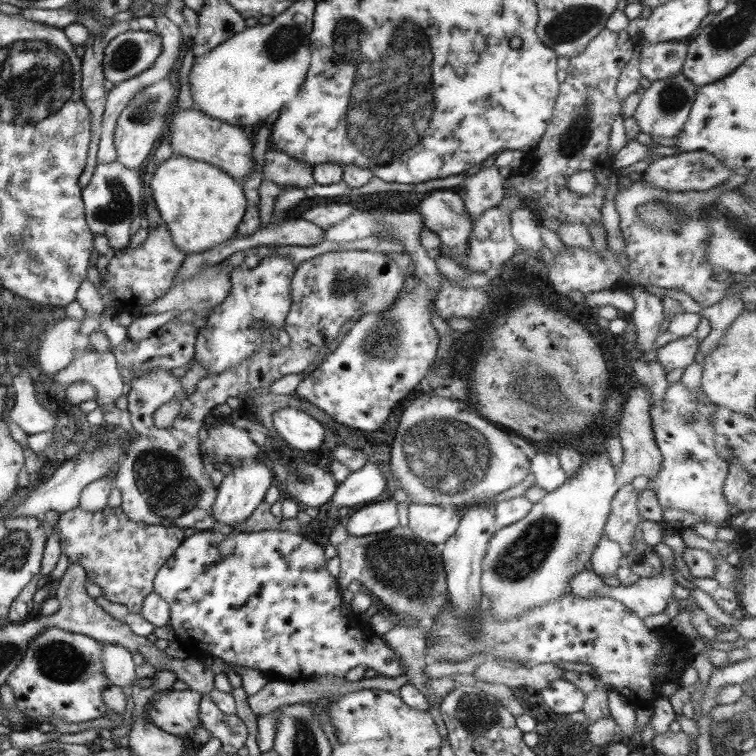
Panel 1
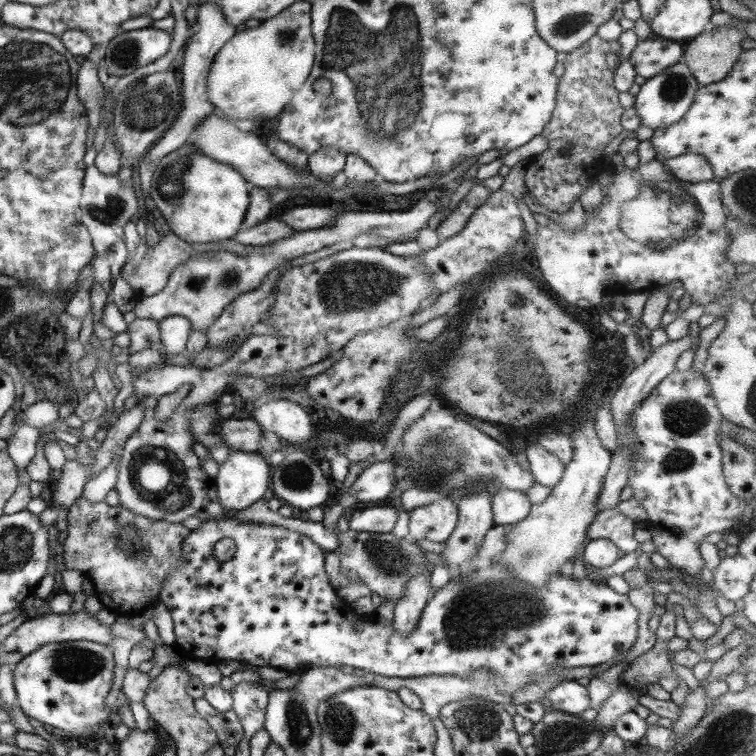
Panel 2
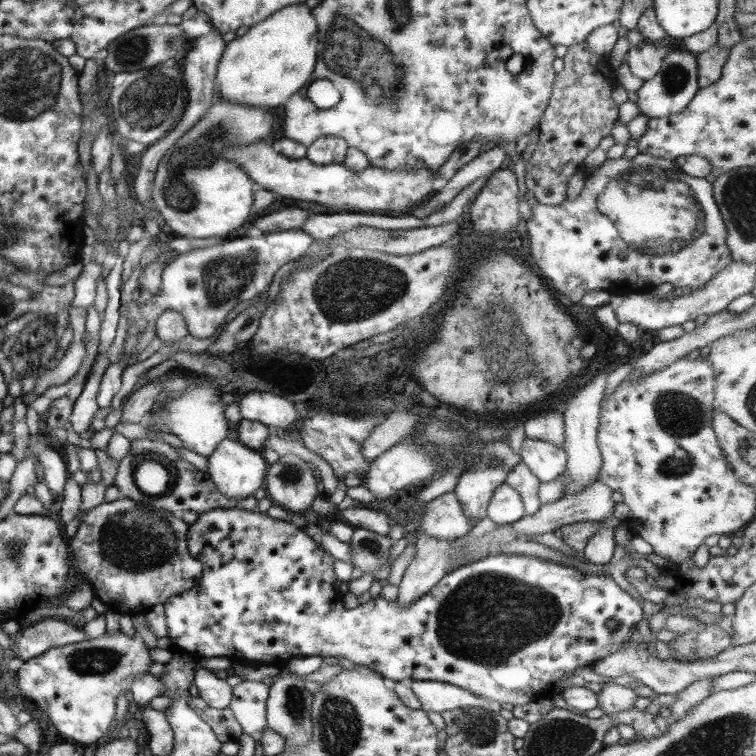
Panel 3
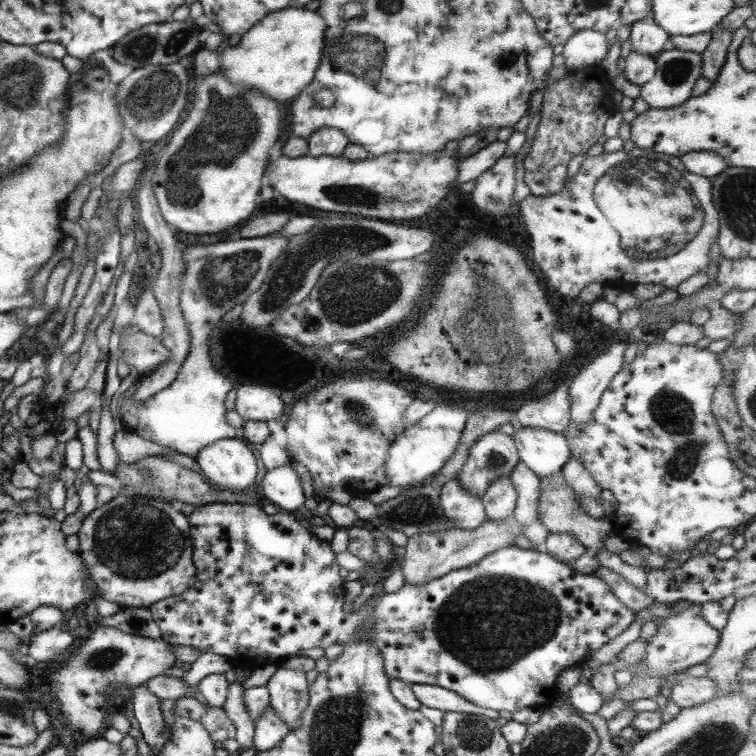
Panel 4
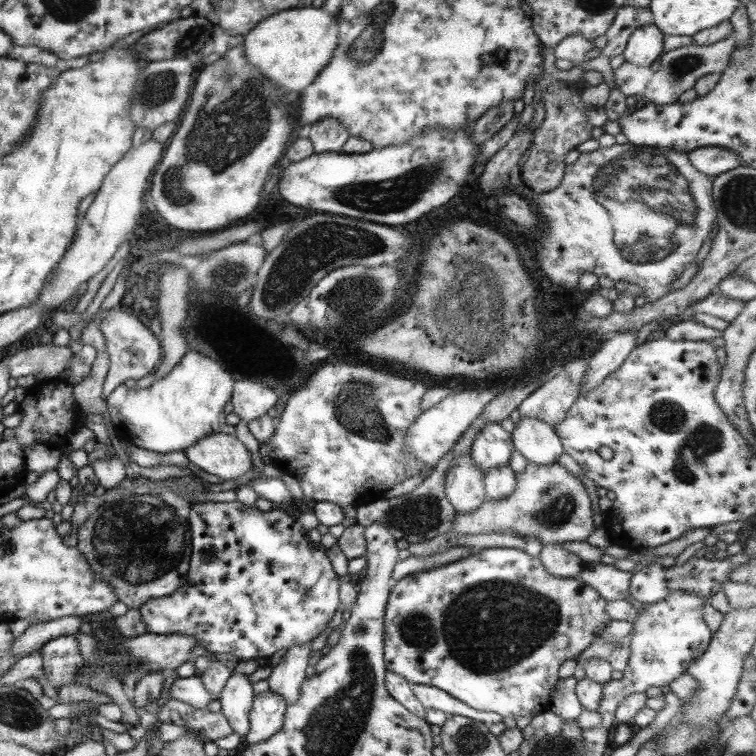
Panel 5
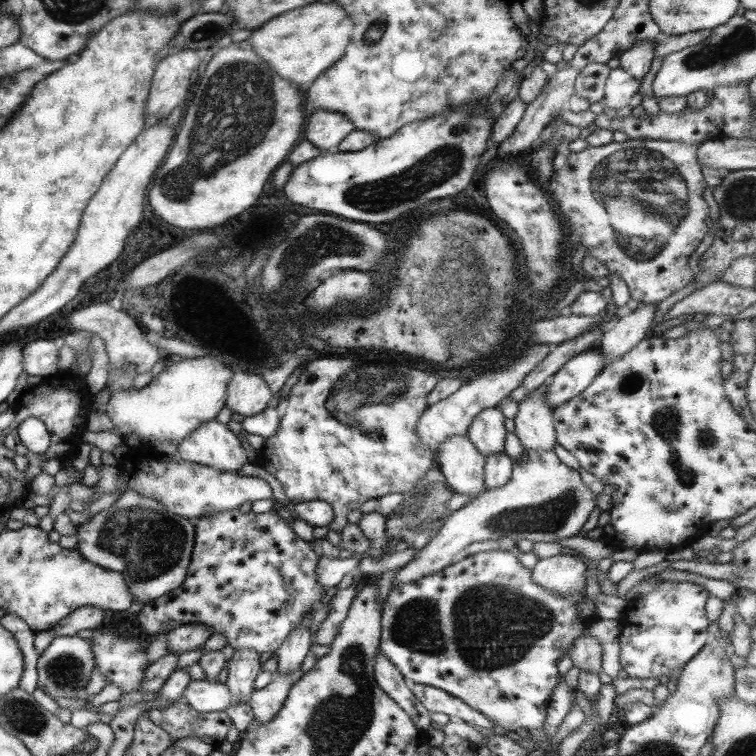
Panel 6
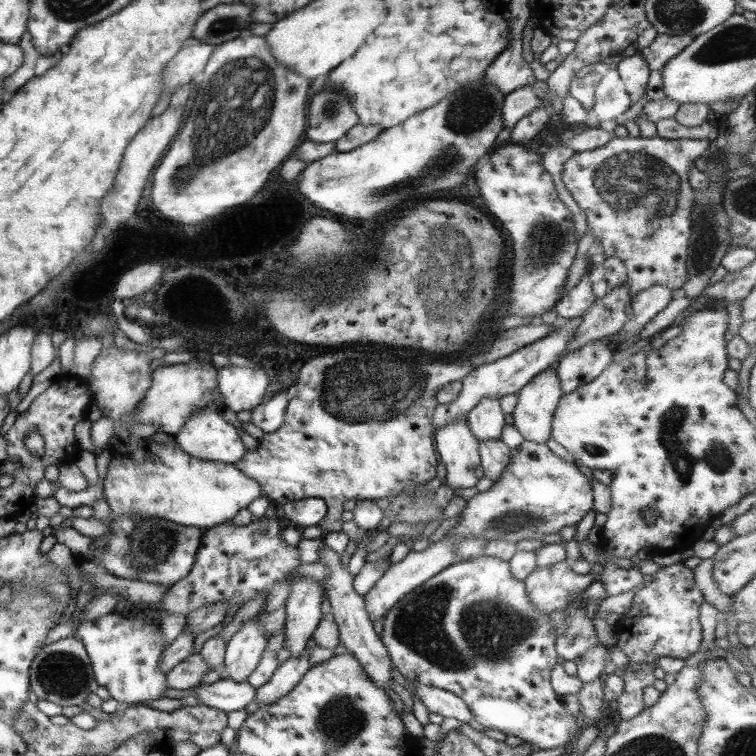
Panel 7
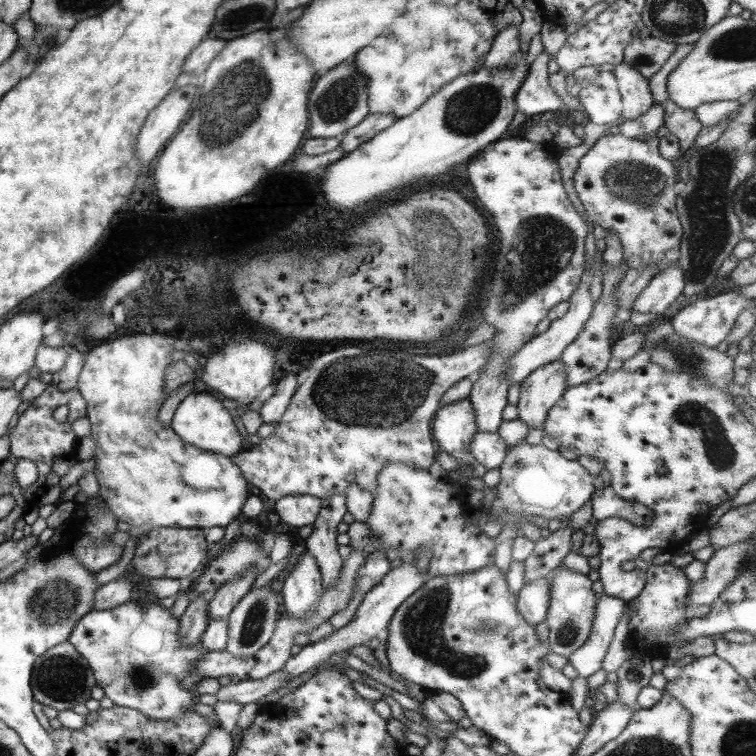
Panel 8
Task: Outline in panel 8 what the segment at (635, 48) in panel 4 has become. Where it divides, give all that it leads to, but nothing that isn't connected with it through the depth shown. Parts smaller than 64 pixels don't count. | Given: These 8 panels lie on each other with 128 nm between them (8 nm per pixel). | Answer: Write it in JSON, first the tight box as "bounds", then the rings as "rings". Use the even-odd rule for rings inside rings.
{"bounds":[612,62,655,120],"rings":[[[621,62],[614,66],[612,74],[620,94],[622,120],[633,120],[641,116],[655,103],[648,87],[648,79],[643,78],[635,69]]]}

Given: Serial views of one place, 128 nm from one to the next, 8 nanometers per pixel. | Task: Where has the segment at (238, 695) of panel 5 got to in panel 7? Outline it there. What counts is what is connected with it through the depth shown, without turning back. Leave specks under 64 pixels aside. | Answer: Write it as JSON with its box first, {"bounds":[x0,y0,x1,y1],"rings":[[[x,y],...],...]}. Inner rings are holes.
{"bounds":[222,615,264,682],"rings":[[[254,615],[243,620],[239,630],[225,643],[222,665],[227,669],[229,679],[235,682],[246,681],[264,651],[264,633],[258,625],[258,616]]]}

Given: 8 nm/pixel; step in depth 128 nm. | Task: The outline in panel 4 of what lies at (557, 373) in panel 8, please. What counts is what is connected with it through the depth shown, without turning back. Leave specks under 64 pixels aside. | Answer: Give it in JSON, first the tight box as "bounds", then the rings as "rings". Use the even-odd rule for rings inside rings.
{"bounds":[511,427,570,477],"rings":[[[520,427],[511,437],[518,458],[537,477],[560,471],[570,457],[567,441],[561,433],[544,428]]]}

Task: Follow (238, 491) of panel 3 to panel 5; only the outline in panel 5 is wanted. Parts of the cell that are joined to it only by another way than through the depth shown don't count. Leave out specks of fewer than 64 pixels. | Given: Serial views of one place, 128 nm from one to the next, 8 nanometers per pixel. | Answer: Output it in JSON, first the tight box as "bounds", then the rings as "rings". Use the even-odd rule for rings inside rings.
{"bounds":[182,431,251,481],"rings":[[[213,431],[182,450],[196,471],[216,481],[235,479],[251,468],[243,444],[223,431]]]}

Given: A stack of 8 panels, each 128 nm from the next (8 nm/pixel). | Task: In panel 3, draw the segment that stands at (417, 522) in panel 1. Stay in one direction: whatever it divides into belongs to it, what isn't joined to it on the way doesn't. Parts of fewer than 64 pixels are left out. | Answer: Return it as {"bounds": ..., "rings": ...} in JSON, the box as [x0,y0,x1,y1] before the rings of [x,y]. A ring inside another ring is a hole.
{"bounds":[421,491,474,539],"rings":[[[454,491],[430,500],[421,515],[421,532],[433,538],[455,539],[465,536],[474,524],[465,516]]]}

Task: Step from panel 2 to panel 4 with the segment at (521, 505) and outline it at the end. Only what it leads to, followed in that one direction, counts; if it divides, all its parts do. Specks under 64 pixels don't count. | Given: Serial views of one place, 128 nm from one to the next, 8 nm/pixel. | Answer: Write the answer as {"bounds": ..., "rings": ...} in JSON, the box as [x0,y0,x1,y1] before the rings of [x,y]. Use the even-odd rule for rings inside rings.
{"bounds":[481,475,516,521],"rings":[[[501,475],[490,482],[484,490],[481,502],[486,518],[502,521],[512,516],[516,503],[516,490],[507,475]]]}

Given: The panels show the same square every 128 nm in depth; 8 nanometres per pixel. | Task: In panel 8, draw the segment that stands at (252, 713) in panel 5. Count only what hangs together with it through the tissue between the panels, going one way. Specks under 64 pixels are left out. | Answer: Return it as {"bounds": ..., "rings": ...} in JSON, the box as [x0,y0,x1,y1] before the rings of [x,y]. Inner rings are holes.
{"bounds":[280,562,426,687],"rings":[[[403,562],[399,567],[391,567],[384,577],[380,578],[379,582],[372,586],[368,592],[365,592],[354,615],[344,627],[333,631],[324,639],[303,645],[296,655],[286,660],[283,668],[281,668],[286,674],[286,680],[280,687],[283,687],[292,678],[303,674],[303,672],[311,671],[318,667],[319,664],[327,662],[331,654],[340,653],[344,655],[348,648],[367,645],[371,638],[383,635],[397,607],[423,584],[421,576],[424,574],[426,574],[426,569],[419,573],[419,569],[414,567],[413,562]]]}

